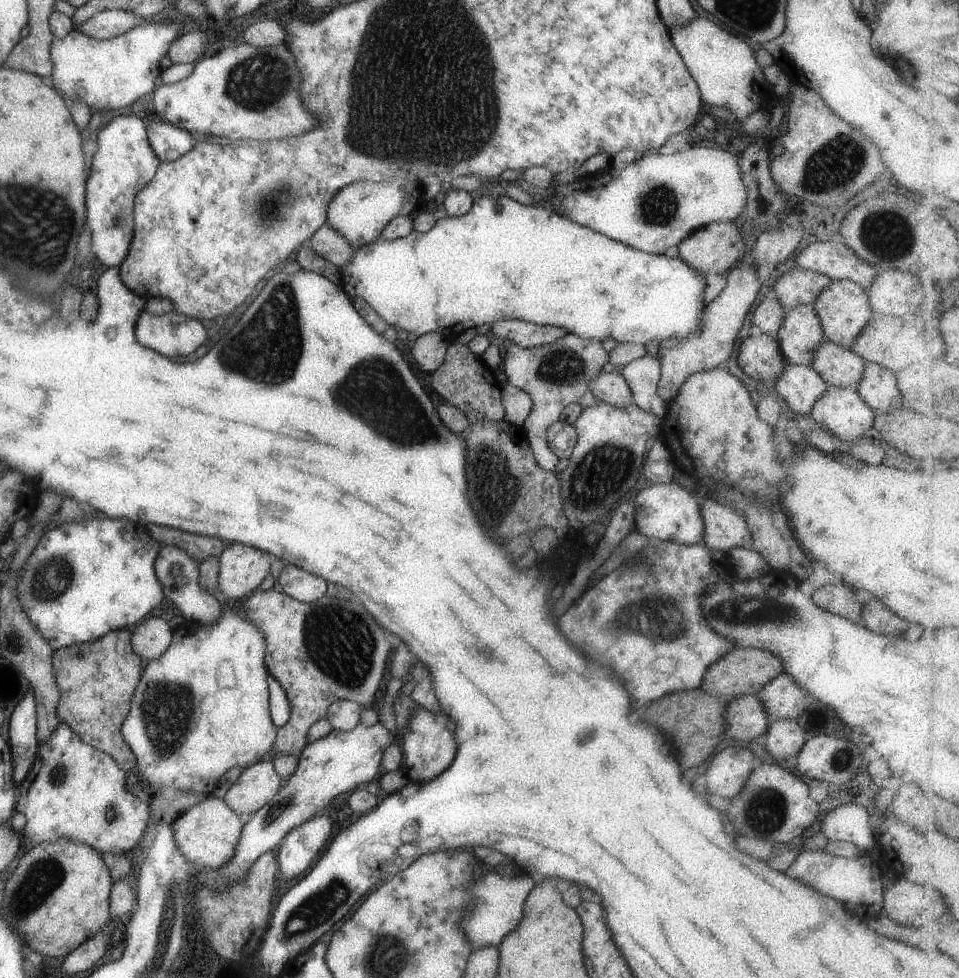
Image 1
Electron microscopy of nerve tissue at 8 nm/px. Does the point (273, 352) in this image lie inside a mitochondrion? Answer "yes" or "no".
yes

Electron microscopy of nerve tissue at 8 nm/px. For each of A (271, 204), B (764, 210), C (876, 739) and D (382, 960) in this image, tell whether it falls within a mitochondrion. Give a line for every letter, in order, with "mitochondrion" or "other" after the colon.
A: mitochondrion
B: mitochondrion
C: other
D: mitochondrion

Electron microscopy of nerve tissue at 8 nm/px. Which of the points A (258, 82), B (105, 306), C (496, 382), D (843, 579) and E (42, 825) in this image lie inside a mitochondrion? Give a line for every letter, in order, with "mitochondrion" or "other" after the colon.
A: mitochondrion
B: other
C: other
D: other
E: other

